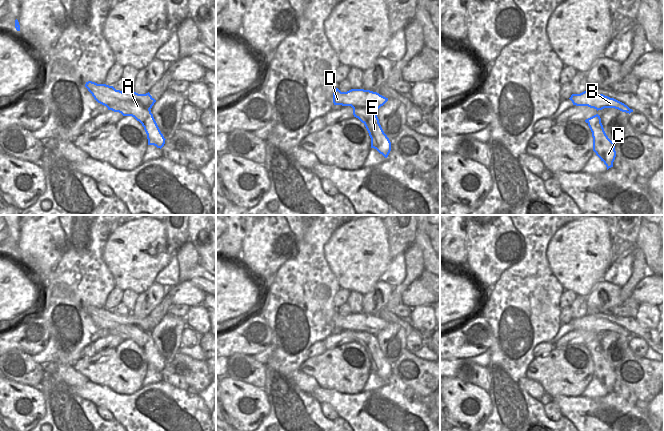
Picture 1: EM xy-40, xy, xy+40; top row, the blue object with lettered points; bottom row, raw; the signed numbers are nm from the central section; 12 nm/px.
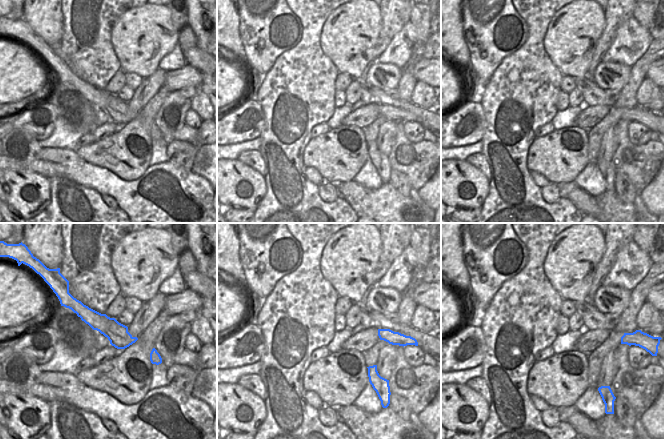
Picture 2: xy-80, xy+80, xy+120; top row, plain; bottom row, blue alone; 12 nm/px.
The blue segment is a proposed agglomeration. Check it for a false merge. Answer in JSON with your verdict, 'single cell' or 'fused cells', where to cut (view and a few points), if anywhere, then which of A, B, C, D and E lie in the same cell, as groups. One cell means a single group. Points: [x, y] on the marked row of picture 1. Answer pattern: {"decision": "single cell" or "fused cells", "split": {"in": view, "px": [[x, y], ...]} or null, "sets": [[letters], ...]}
{"decision": "fused cells", "split": {"in": "xy", "px": [[375, 110], [364, 111], [366, 116], [364, 123]]}, "sets": [["A", "B", "D"], ["C", "E"]]}

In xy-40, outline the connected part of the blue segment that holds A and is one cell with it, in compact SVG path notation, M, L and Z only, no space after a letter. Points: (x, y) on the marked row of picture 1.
M92 81L86 82L85 87L94 99L106 106L108 110L119 112L123 116L132 116L140 123L147 116L147 110L151 109L156 102L149 92L138 94L132 89L122 92L113 86Z

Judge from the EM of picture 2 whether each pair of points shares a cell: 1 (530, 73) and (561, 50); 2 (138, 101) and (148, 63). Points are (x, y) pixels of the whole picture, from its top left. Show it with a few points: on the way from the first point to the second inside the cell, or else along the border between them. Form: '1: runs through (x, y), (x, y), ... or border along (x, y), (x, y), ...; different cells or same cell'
1: border along (544, 35), (544, 50), (550, 60), (564, 75); different cells
2: border along (158, 67), (150, 75), (142, 79); different cells

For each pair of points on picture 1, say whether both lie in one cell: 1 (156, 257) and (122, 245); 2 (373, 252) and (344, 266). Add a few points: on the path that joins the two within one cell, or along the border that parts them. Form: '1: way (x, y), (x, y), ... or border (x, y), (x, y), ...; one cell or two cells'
1: way (148, 254), (130, 252); one cell
2: way (366, 255), (355, 255), (351, 259); one cell

